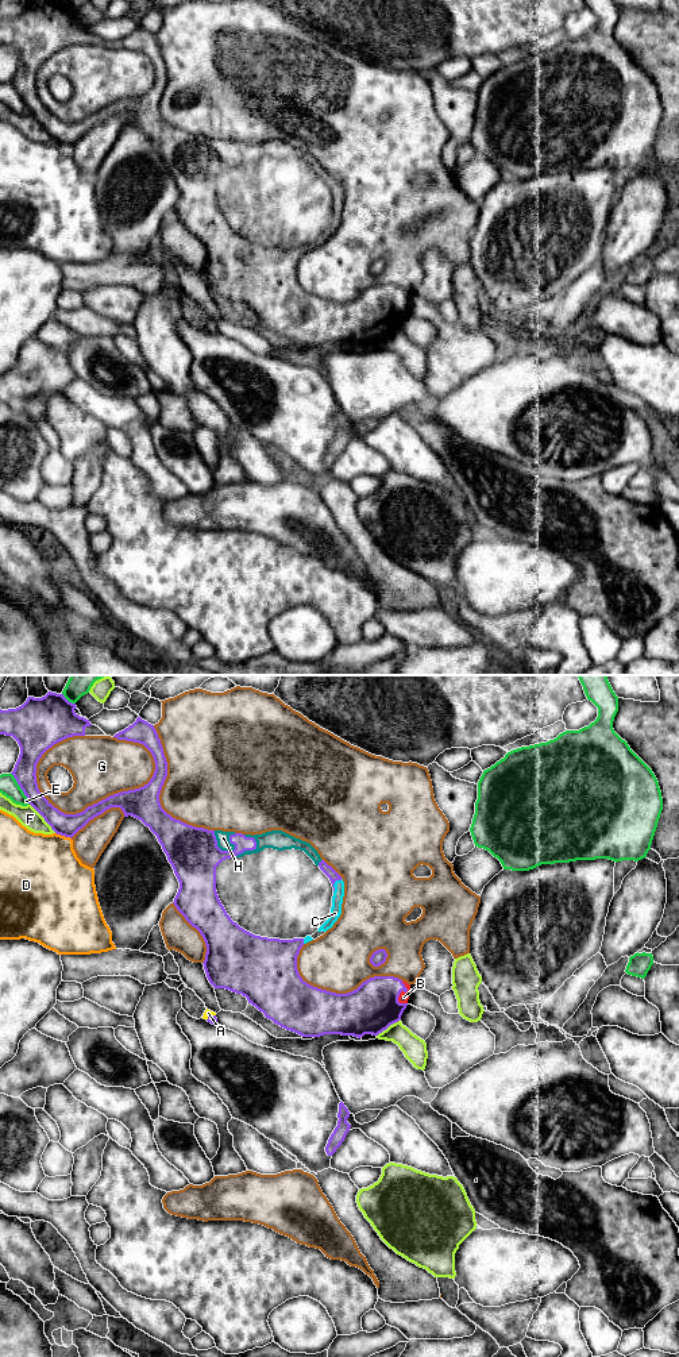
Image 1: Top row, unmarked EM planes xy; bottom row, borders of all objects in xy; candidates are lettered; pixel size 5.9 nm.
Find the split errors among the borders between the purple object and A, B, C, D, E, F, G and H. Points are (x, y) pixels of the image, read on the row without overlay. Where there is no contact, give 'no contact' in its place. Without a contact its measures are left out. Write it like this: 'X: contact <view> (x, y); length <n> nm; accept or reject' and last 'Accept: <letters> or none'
A: contact xy (211, 324); length 70 nm; accept
B: contact xy (400, 301); length 150 nm; accept
C: contact xy (334, 192); length 90 nm; accept
D: contact xy (64, 143); length 100 nm; reject
E: contact xy (20, 96); length 220 nm; reject
F: contact xy (43, 126); length 240 nm; reject
G: contact xy (95, 112); length 750 nm; reject
H: contact xy (218, 155); length 170 nm; accept
Accept: A, B, C, H

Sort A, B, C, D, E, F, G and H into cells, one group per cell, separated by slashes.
A B C H / D / E / F / G

